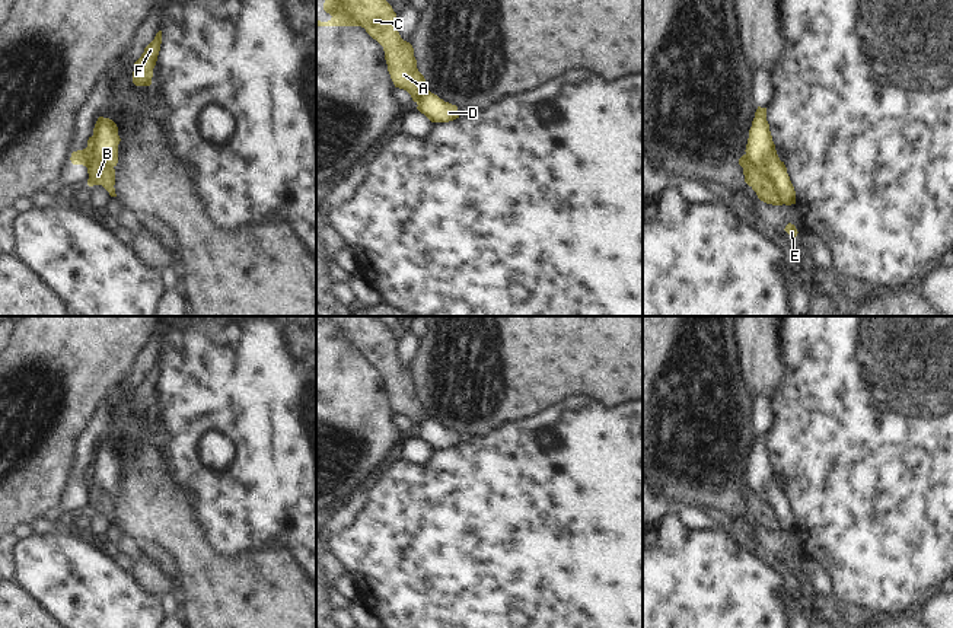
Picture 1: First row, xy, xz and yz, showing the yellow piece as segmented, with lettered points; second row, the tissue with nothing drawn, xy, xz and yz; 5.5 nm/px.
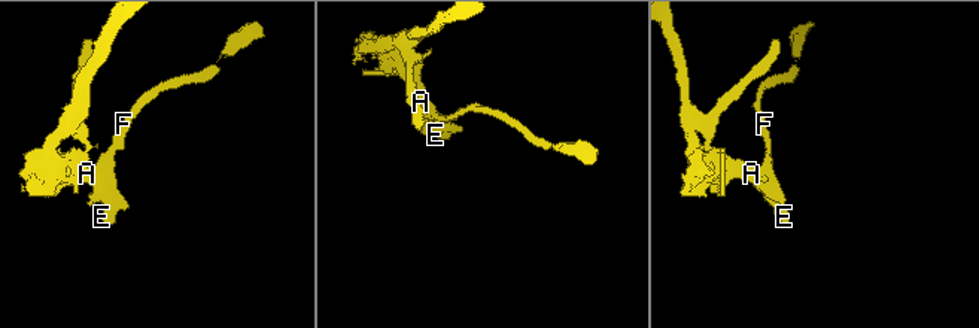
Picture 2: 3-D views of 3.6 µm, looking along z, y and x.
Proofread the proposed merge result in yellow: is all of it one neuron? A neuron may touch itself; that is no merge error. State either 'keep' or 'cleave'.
cleave

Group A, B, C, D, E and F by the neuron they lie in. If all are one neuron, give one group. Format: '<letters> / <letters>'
A B C E / D F

